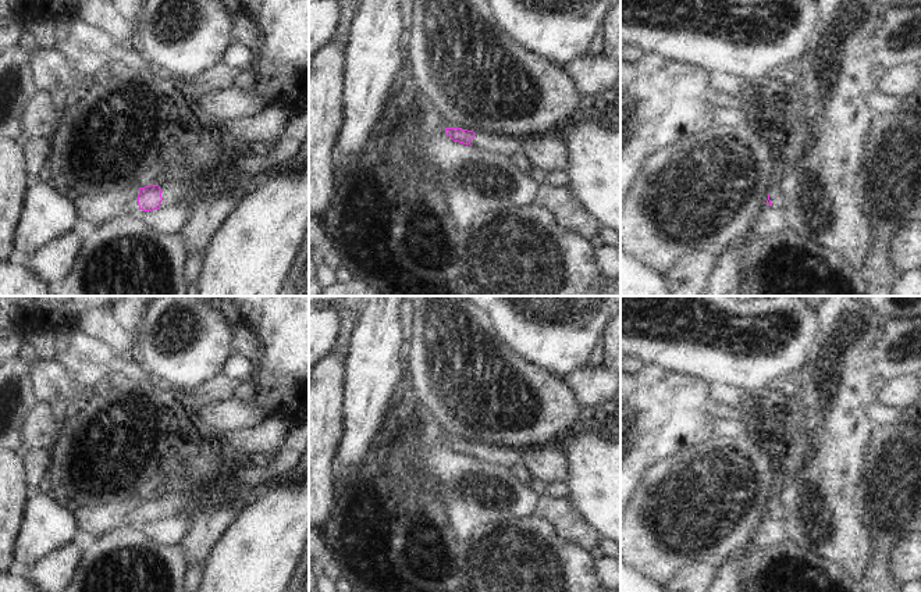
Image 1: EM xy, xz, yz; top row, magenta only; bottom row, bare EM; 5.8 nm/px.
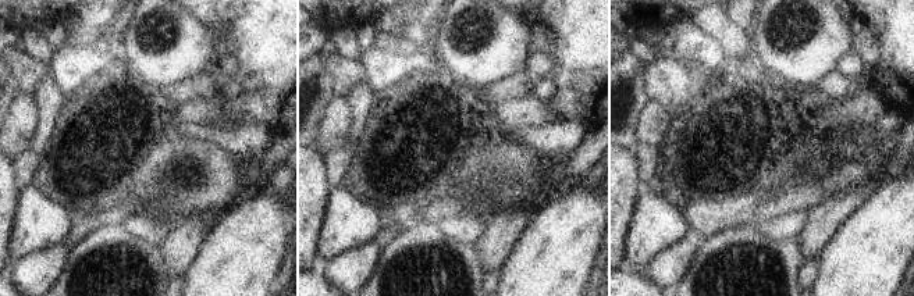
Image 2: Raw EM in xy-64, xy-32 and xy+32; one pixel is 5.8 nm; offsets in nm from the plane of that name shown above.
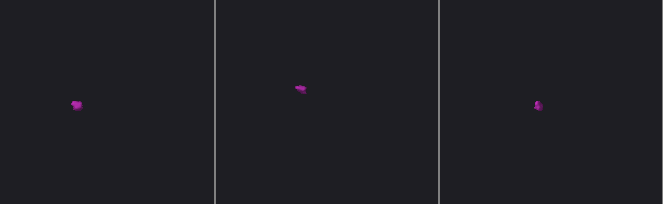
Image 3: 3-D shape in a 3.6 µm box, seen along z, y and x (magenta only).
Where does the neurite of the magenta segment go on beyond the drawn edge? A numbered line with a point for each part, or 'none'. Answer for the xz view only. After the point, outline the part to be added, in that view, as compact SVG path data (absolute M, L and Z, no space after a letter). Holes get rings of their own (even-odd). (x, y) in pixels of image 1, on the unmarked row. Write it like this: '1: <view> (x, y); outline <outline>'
1: xz (501, 456); outline M476 443L474 449L470 452L470 456L486 464L495 464L508 470L522 466L519 450L504 446Z

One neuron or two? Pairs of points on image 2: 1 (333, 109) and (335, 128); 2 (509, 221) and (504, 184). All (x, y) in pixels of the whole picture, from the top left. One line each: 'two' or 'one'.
1: one
2: two

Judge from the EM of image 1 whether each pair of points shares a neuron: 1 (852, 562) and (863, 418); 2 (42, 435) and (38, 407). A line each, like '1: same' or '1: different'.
1: same
2: same

